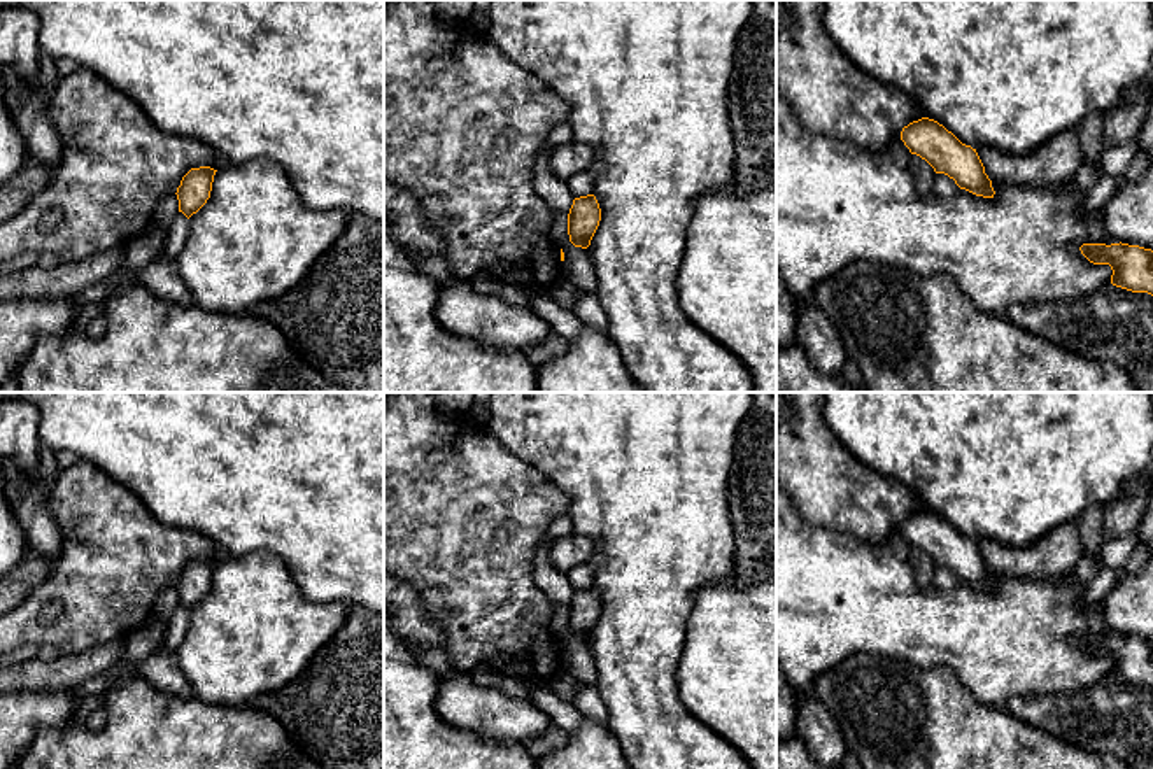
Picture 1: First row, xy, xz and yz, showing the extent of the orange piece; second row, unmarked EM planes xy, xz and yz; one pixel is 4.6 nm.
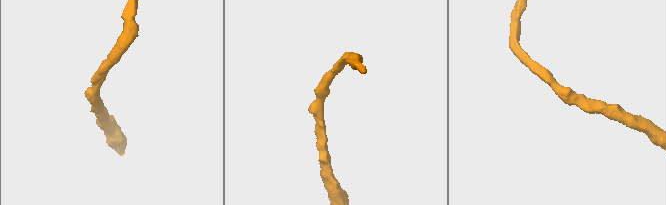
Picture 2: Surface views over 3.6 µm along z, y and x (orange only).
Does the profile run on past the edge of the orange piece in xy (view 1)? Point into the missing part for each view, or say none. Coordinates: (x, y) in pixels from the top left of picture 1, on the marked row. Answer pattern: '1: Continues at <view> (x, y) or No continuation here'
1: No continuation here

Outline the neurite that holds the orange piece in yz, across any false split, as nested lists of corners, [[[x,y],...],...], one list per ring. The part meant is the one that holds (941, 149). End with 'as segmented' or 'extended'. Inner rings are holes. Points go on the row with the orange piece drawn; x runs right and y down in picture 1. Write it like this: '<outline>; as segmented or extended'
[[[922,117],[901,131],[901,140],[911,154],[925,159],[936,173],[944,173],[960,189],[976,196],[994,198],[992,180],[971,145],[962,144],[951,131],[934,119]]]; as segmented

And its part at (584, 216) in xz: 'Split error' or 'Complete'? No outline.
Complete

